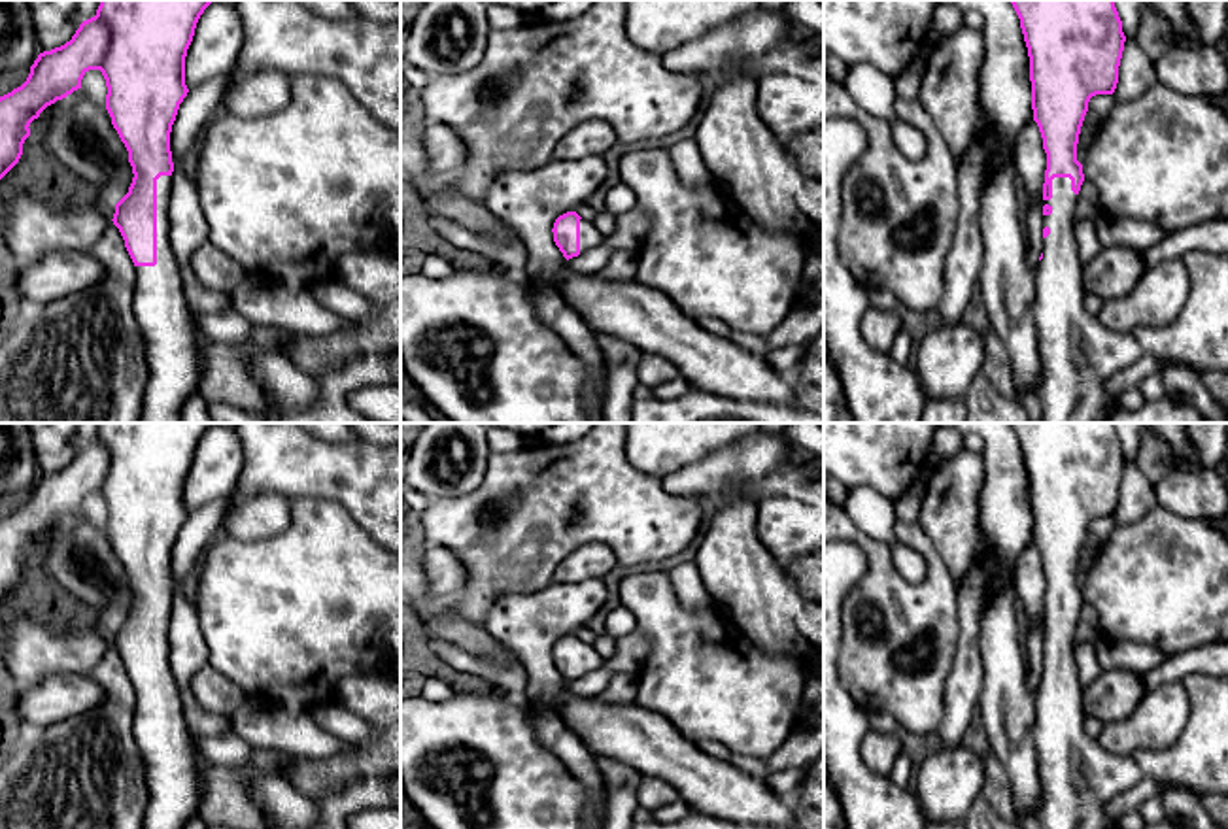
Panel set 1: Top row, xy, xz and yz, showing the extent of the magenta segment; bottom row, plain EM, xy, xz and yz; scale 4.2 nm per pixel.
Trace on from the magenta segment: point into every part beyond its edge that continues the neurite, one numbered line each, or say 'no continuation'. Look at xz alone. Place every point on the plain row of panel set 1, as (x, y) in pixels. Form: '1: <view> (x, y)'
1: xz (590, 659)

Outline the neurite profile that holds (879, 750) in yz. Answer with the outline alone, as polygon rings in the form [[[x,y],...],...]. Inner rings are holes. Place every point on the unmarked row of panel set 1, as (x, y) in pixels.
[[[869,729],[860,744],[861,761],[877,774],[890,776],[892,767],[903,750],[897,733],[878,733]]]

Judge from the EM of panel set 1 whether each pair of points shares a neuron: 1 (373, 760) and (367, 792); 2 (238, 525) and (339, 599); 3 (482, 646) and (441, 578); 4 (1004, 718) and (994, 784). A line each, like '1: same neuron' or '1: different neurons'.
1: different neurons
2: different neurons
3: different neurons
4: different neurons

